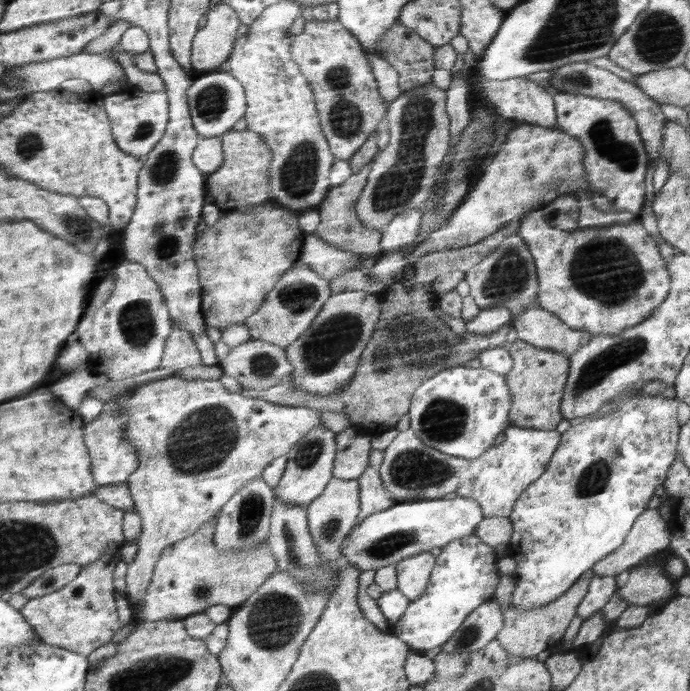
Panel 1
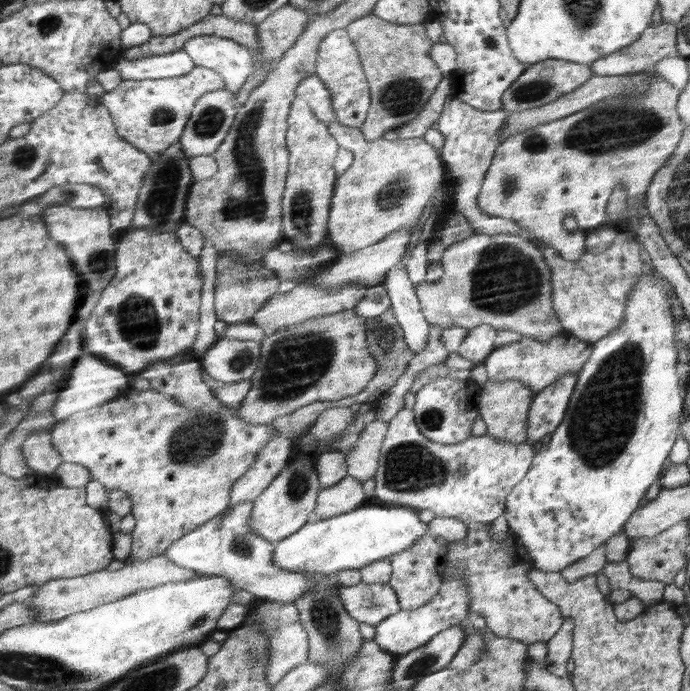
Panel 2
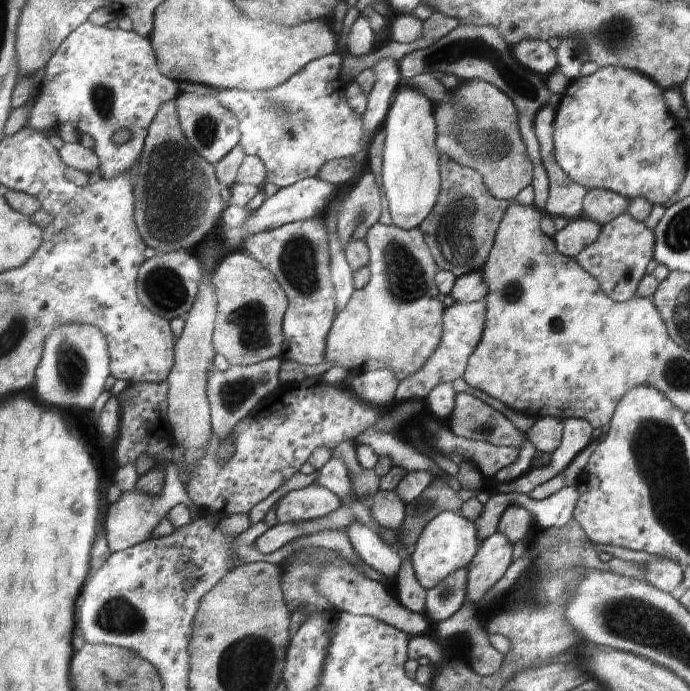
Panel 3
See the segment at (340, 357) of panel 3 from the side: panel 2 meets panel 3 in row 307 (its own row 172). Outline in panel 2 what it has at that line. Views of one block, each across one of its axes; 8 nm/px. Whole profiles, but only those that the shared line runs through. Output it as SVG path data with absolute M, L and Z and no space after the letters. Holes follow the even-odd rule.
M338 121L330 124L328 128L330 135L338 143L339 149L353 154L352 164L348 170L337 176L331 200L330 220L328 220L330 244L338 249L339 254L345 255L364 247L376 245L394 231L414 225L424 210L428 208L430 200L434 196L438 196L438 192L444 191L447 180L444 178L441 158L436 153L436 149L423 137L391 141L382 139L373 142L364 139L361 128L349 128Z

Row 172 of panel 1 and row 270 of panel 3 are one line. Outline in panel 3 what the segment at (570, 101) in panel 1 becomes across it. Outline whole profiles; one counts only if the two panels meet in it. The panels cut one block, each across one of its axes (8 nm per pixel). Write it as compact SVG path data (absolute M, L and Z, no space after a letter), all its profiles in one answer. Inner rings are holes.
M628 212L602 226L598 238L575 256L581 267L595 277L601 288L618 302L635 296L642 277L646 274L648 262L654 258L655 232L643 222L634 220Z

